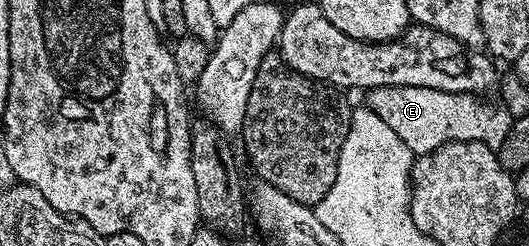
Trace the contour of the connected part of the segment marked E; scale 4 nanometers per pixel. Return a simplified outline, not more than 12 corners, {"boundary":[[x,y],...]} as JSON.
{"boundary":[[376,86],[365,105],[418,156],[498,151],[513,117],[473,94]]}

